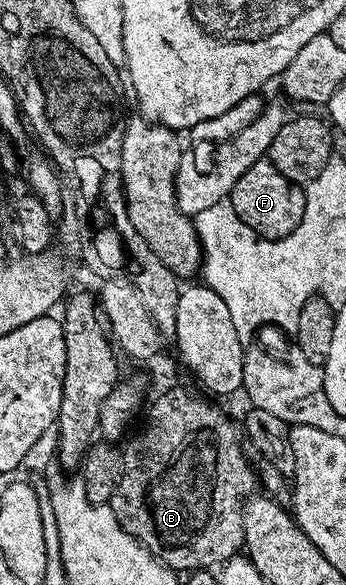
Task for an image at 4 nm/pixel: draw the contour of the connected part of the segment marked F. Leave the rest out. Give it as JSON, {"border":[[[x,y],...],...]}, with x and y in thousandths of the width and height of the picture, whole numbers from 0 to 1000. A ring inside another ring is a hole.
{"border":[[[772,274],[734,277],[688,311],[676,311],[665,337],[676,359],[723,393],[760,403],[766,410],[821,412],[873,379],[873,366],[890,356],[882,323],[864,315],[844,315]]]}

